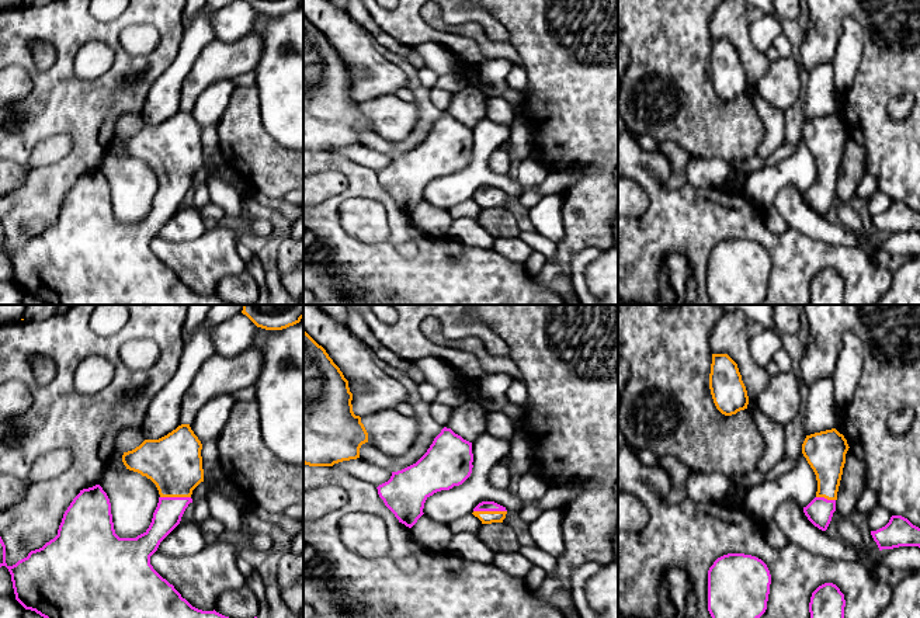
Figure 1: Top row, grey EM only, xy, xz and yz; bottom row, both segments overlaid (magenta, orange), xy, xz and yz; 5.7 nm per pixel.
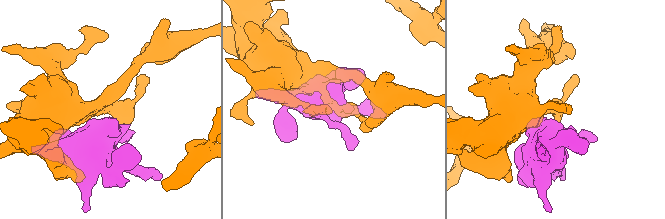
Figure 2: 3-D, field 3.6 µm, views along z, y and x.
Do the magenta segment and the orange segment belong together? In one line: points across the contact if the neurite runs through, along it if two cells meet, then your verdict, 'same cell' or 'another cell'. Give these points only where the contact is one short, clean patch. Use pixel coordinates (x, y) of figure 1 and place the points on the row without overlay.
way xz (485, 191), (490, 195), (486, 202); same cell

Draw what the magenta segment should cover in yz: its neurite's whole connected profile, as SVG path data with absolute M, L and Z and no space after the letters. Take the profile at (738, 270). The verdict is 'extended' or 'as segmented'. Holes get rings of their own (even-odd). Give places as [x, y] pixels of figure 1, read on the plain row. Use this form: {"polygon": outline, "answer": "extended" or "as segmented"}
{"polygon": "M728 239L708 256L708 296L712 305L758 305L767 295L771 260L751 240Z", "answer": "as segmented"}

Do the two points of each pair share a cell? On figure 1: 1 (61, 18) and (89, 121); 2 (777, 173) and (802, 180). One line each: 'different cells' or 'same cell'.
1: same cell
2: same cell

